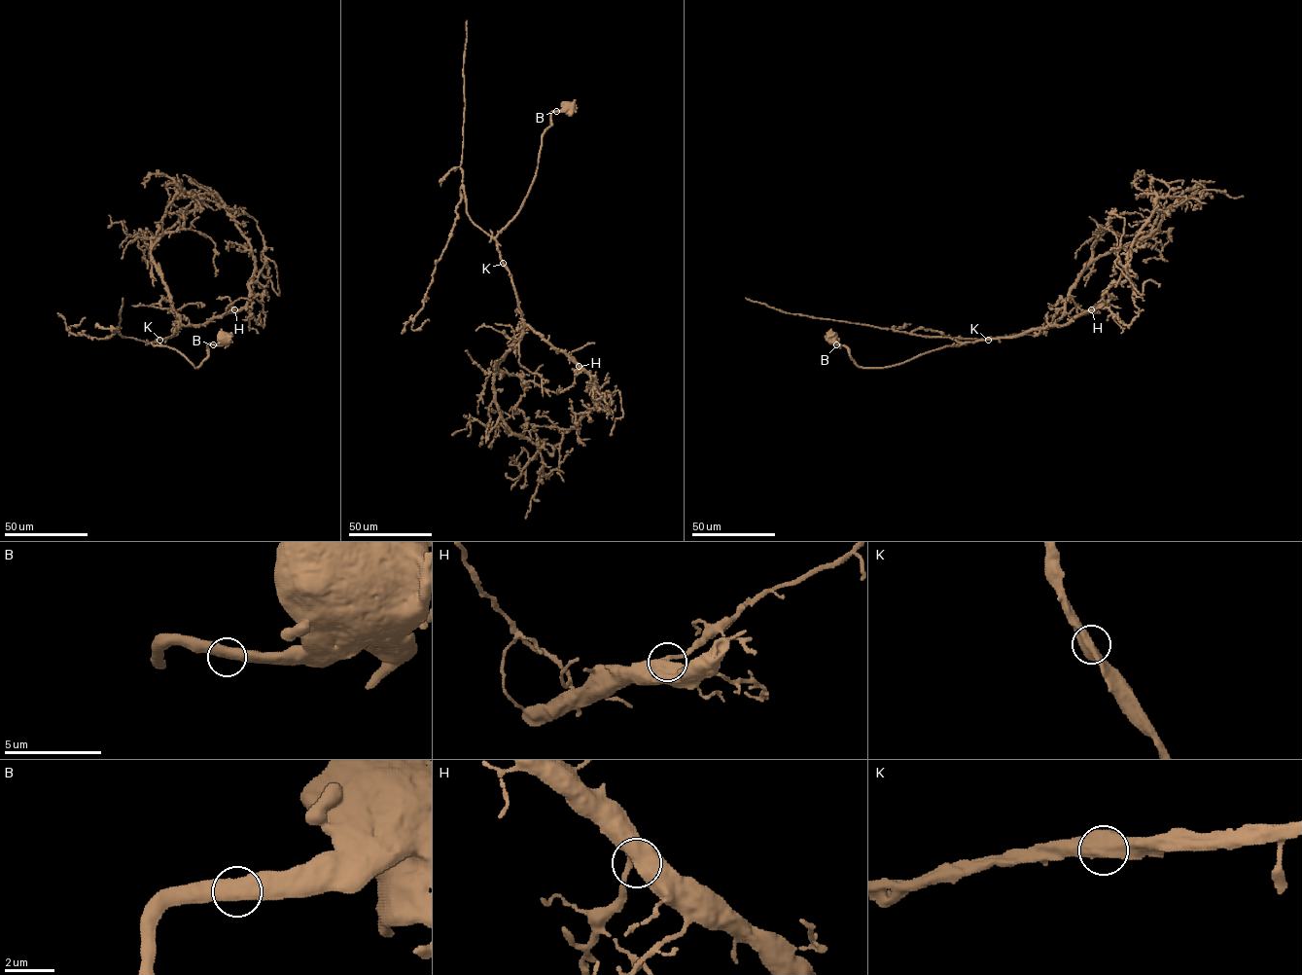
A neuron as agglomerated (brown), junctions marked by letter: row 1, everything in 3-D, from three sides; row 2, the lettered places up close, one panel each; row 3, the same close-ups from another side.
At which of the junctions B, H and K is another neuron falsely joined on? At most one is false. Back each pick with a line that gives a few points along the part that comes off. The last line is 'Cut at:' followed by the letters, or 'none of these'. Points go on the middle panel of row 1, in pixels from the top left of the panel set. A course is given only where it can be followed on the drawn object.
Cut at: none of these

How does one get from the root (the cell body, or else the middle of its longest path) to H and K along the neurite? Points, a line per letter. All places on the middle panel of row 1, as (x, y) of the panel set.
H: (566, 104), (551, 114), (551, 125), (542, 135), (536, 174), (523, 204), (496, 238), (522, 320), (579, 366)
K: (566, 104), (551, 114), (551, 125), (542, 135), (536, 174), (523, 204), (496, 237), (503, 263)

